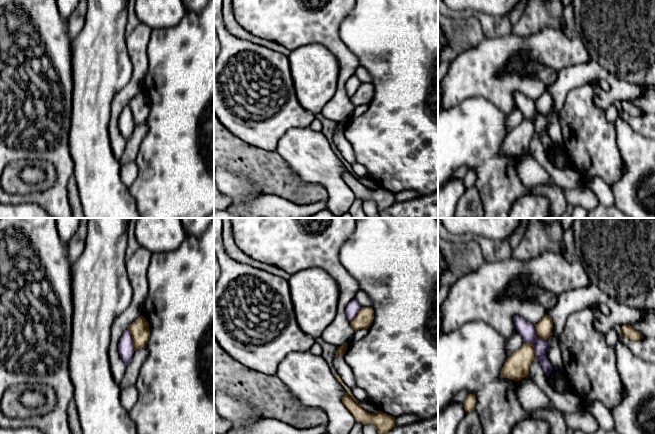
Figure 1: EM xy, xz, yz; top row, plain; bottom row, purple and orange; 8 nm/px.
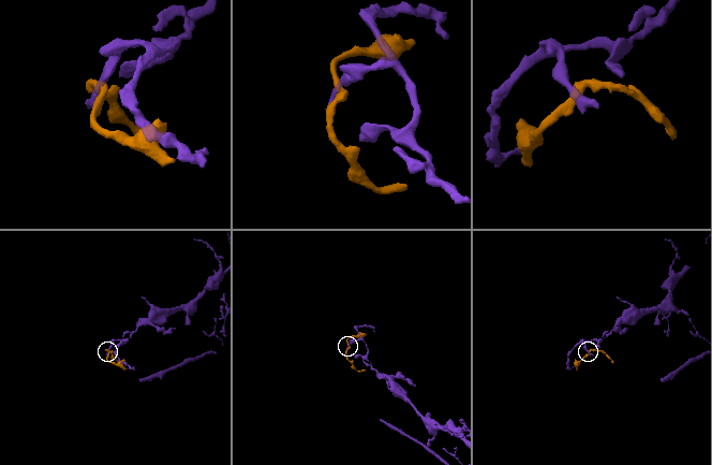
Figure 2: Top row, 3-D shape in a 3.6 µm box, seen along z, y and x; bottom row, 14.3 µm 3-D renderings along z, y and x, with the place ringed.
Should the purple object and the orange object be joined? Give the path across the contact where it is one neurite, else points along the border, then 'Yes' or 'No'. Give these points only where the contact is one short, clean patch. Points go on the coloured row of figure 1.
Boundary: yz (524, 342), (530, 342), (533, 345), (535, 357). No

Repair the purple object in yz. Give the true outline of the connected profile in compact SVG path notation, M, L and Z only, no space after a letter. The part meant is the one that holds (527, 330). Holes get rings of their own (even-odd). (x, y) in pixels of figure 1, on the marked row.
M514 316L513 318L516 330L522 336L524 343L532 343L534 345L535 358L537 358L541 364L545 374L549 377L552 372L552 364L546 357L546 351L548 348L547 340L538 337L533 324L528 323L525 319Z

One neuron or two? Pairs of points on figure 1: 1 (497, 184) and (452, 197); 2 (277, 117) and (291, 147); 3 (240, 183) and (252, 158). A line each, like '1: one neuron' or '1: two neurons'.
1: two neurons
2: two neurons
3: two neurons

